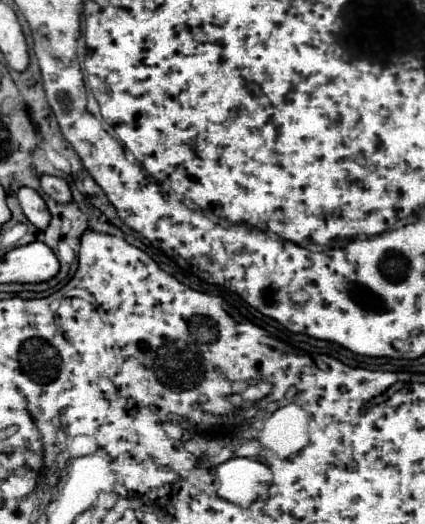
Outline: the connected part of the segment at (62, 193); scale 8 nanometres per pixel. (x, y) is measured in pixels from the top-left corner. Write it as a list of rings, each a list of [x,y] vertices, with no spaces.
[[[42,175],[40,177],[40,185],[42,185],[42,191],[46,195],[50,195],[54,201],[58,201],[58,203],[72,201],[70,187],[68,187],[68,183],[64,179],[54,177],[54,175]]]

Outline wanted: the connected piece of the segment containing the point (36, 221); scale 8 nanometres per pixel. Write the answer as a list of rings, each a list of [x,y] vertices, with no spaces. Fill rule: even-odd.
[[[22,187],[18,191],[18,201],[22,207],[22,213],[26,215],[26,219],[36,227],[36,229],[46,229],[50,223],[50,213],[48,207],[44,203],[44,199],[28,187]]]

